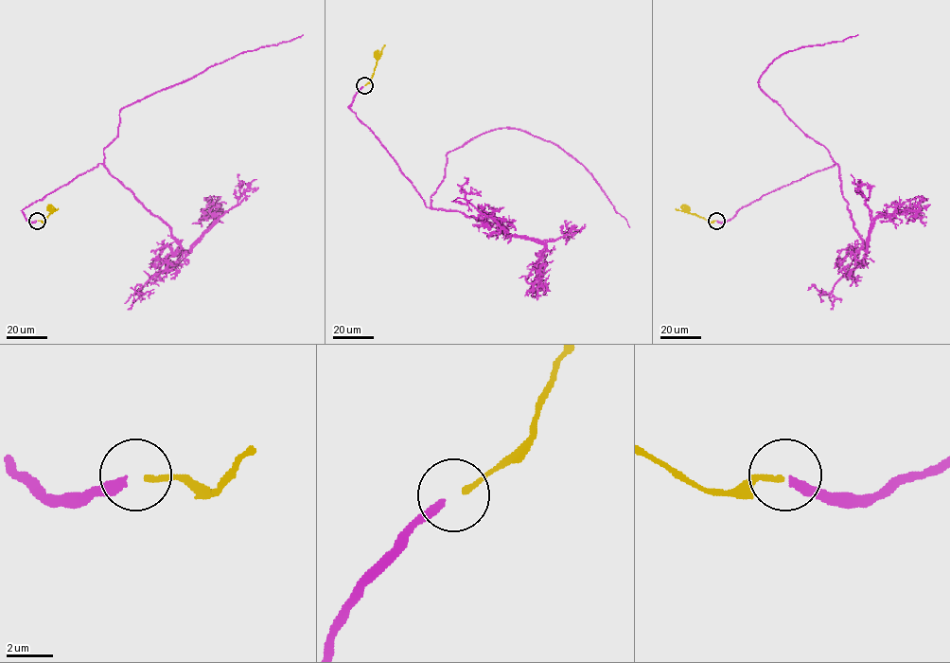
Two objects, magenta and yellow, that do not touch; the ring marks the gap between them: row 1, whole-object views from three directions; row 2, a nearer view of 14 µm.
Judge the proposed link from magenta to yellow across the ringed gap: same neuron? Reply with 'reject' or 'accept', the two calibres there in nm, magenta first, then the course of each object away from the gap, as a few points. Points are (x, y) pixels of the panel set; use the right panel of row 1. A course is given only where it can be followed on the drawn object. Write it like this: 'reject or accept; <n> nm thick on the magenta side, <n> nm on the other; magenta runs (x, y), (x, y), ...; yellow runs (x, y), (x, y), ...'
reject; 340 nm thick on the magenta side, 240 nm on the other; magenta runs (716, 220), (728, 221), (764, 195), (837, 165), (758, 80), (784, 52), (857, 34); yellow runs (716, 220), (708, 221), (685, 208)

